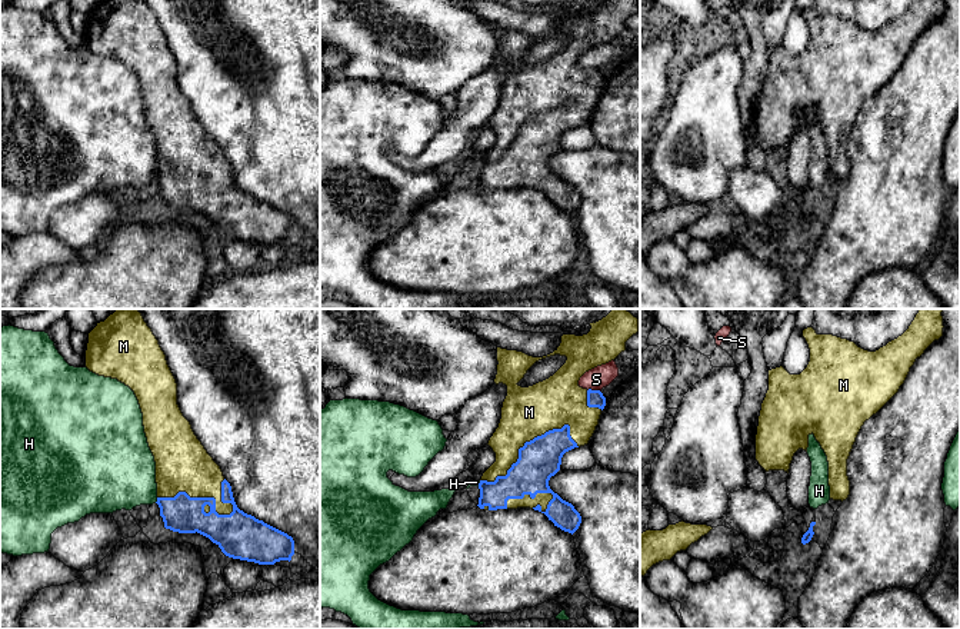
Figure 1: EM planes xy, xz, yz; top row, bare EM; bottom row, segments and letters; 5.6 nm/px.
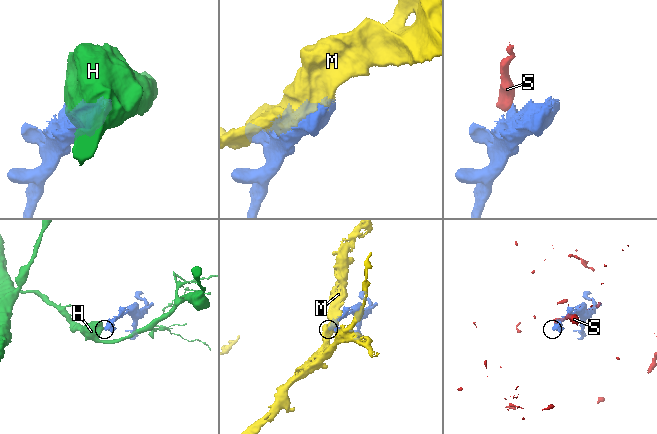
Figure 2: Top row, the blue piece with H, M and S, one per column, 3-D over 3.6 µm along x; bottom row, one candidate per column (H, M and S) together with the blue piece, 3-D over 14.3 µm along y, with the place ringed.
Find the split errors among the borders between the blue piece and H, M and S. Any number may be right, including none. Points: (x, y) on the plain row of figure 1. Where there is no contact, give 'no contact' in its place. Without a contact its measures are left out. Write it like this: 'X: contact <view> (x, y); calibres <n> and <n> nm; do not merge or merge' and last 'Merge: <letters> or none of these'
H: contact xy (157, 180); calibres 220 and 380 nm; do not merge
M: contact xz (519, 129); calibres 240 and 280 nm; merge
S: contact xz (594, 70); calibres 100 and 120 nm; do not merge
Merge: M

